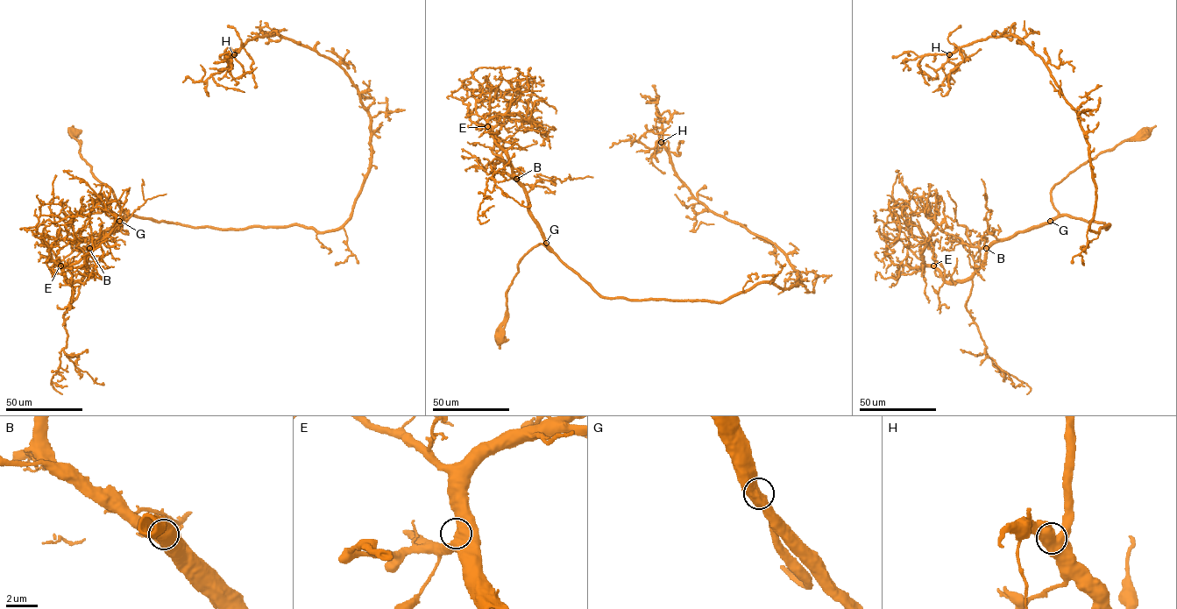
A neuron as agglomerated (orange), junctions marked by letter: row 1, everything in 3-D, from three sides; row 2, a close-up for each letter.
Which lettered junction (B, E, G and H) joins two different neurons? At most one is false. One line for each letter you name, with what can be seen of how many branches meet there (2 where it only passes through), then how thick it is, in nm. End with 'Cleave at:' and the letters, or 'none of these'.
Cleave at: none of these

